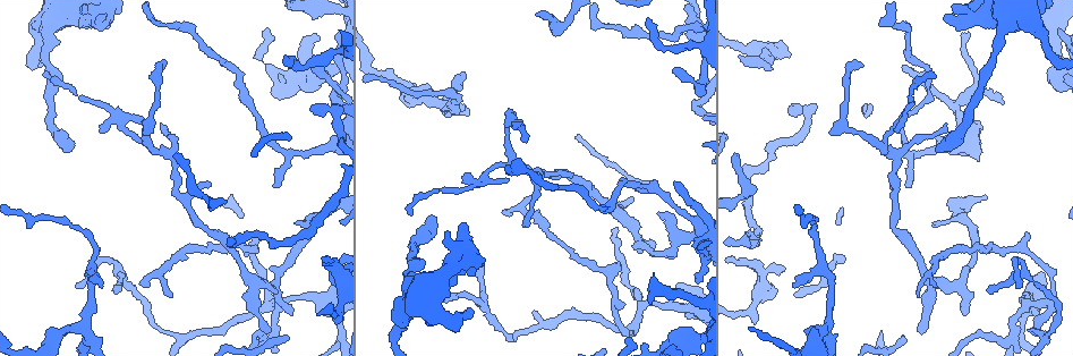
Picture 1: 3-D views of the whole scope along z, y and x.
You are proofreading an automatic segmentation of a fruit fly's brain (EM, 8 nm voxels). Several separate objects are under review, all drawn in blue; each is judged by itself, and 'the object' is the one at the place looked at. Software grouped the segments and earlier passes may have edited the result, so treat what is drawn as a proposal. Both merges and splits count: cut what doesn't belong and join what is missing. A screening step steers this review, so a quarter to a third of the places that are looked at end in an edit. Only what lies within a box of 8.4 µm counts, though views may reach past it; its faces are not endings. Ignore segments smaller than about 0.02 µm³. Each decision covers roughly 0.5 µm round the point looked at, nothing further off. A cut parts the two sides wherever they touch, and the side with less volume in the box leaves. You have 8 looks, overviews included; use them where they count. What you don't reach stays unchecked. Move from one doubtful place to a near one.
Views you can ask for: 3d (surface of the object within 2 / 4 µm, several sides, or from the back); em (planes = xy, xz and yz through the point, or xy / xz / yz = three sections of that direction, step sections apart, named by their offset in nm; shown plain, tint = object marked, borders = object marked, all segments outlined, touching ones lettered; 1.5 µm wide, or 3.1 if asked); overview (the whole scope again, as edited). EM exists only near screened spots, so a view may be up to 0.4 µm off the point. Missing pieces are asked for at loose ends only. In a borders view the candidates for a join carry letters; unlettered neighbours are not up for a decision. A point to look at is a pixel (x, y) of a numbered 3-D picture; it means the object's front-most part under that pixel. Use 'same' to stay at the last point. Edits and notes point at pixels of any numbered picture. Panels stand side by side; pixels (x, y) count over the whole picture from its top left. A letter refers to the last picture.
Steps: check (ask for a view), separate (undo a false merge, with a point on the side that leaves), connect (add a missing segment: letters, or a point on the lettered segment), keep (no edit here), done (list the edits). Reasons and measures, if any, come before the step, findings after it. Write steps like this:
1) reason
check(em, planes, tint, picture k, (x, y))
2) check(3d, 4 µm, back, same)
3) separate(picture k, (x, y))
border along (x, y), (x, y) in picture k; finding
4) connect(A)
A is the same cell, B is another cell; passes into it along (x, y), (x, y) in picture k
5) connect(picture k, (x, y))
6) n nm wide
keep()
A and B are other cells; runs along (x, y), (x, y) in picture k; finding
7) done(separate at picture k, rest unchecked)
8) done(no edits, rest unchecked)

free end
check(em, planes, borders, picture 1, (210, 183))

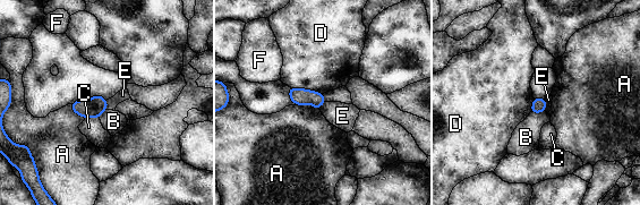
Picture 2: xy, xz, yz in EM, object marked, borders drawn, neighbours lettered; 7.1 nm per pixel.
100 nm wide
keep()
A, B, C, D, E and F are other cells; border along (544, 99), (546, 103), (545, 110) in picture 2; no lettered segment goes on from it

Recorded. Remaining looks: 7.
check(3d, 2 µm, picture 1, (67, 152))

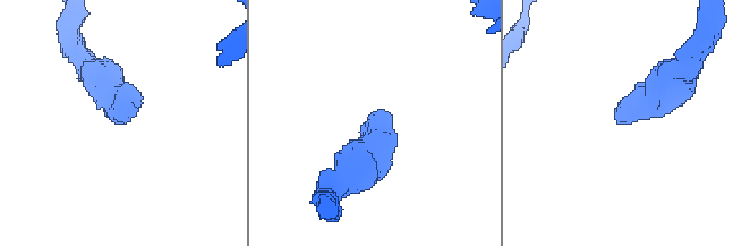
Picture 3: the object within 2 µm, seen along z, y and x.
check(em, xy, step 4, borders, picture 3, (382, 111))

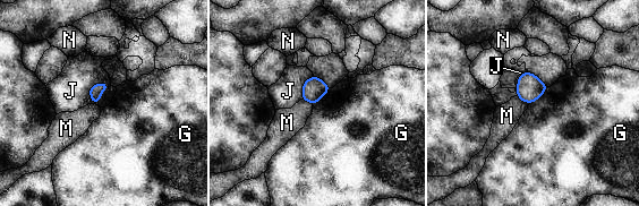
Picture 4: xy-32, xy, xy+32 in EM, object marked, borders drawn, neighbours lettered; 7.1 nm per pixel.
check(em, planes, borders, same)

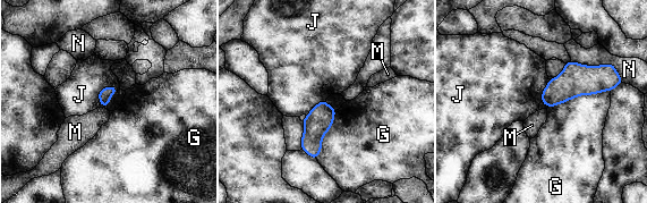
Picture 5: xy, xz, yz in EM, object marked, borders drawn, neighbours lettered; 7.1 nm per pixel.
keep()
G, J, M and N are other cells; border along (116, 86), (99, 92), (102, 107) in picture 5; none of them fits

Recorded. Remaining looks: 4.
check(em, xz, step 4, borders, picture 1, (141, 283))

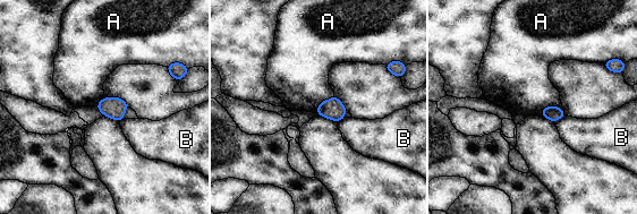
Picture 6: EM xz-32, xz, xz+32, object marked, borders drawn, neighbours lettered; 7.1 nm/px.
keep()
A and B are other cells; border along (541, 111), (560, 106), (563, 113) in picture 6; no lettered segment goes on from it

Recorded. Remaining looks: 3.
sharp bend
check(em, planes, tint, picture 1, (630, 287))

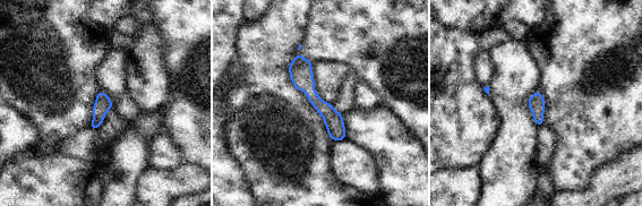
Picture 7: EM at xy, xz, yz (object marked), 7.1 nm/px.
check(em, planes, borders, same)

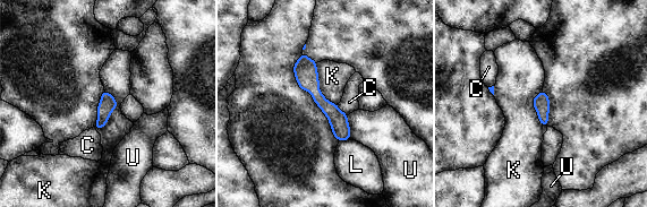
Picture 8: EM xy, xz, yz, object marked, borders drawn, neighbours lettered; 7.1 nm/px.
keep()
C, K, L and U are other cells; one neuron here

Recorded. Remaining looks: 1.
done(no edits, rest unchecked)

